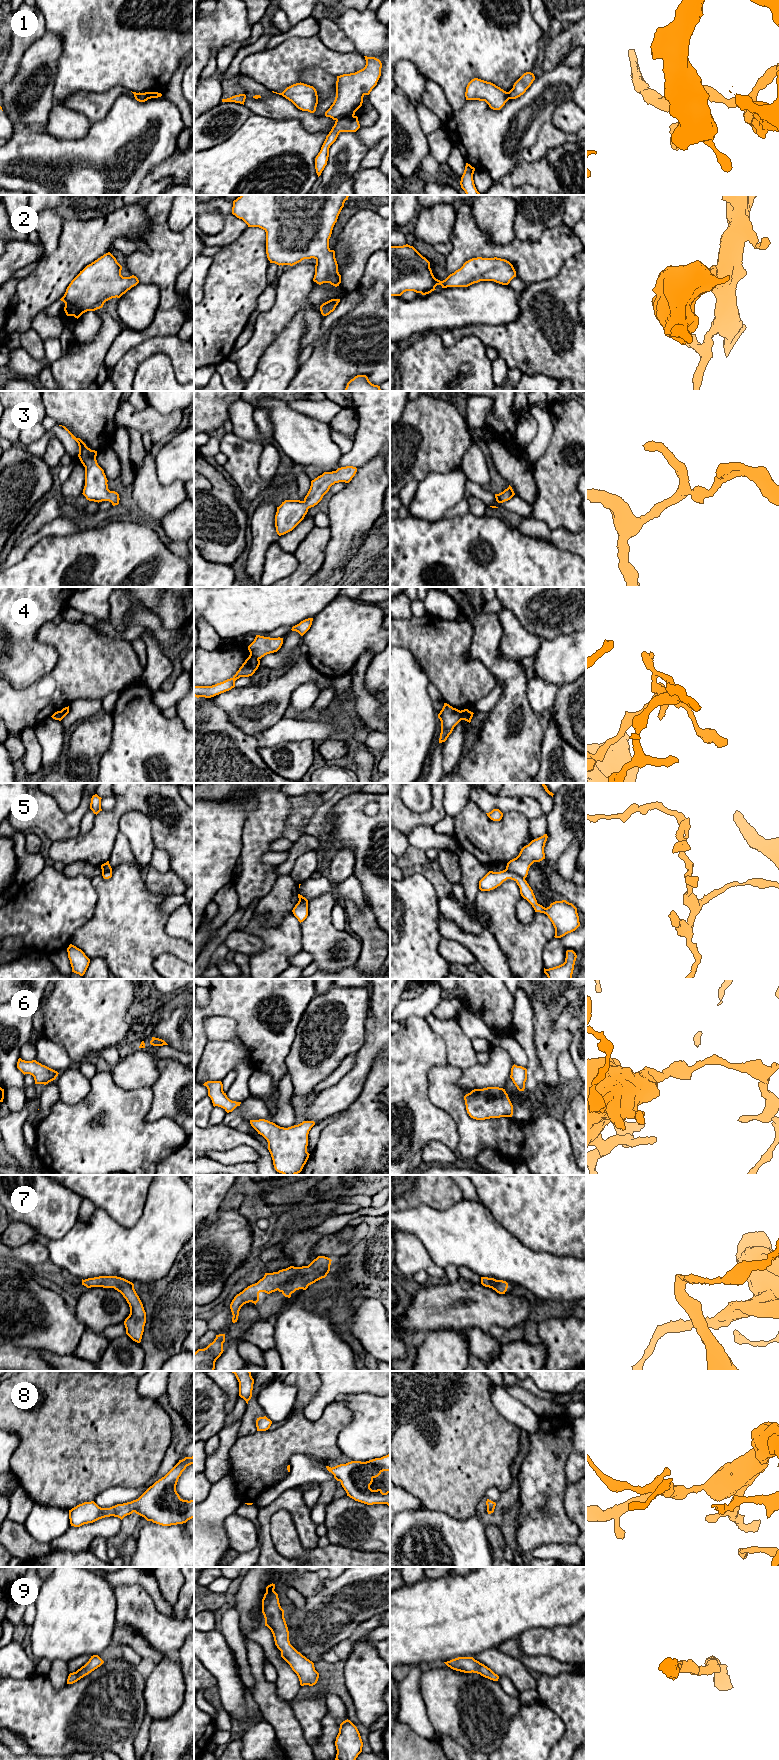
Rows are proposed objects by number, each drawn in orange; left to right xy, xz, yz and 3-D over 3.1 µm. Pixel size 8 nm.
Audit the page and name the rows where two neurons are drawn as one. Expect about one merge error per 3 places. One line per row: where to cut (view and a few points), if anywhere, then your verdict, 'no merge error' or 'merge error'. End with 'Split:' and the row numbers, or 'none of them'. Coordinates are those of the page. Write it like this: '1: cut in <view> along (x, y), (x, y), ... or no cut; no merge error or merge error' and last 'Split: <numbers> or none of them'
1: cut in xz along (353, 115), (340, 117), (336, 120); merge error
2: no cut; no merge error
3: no cut; no merge error
4: cut in xz along (250, 653), (258, 659); merge error
5: cut in yz along (506, 868), (524, 879); merge error
6: no cut; no merge error
7: no cut; no merge error
8: no cut; no merge error
9: no cut; no merge error
Split: 1, 4, 5

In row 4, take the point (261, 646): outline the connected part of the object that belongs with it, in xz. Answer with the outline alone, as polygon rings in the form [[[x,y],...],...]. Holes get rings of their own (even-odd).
[[[256,635],[254,641],[248,646],[251,655],[261,659],[267,654],[277,652],[283,644],[283,638],[270,638]]]

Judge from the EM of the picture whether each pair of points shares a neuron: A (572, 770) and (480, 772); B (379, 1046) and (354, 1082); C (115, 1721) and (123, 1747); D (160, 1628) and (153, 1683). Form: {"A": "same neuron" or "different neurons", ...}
{"A": "different neurons", "B": "same neuron", "C": "same neuron", "D": "different neurons"}

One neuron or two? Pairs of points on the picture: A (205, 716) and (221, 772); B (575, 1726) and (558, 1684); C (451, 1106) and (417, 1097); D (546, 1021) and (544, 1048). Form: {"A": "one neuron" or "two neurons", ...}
{"A": "one neuron", "B": "one neuron", "C": "two neurons", "D": "one neuron"}

